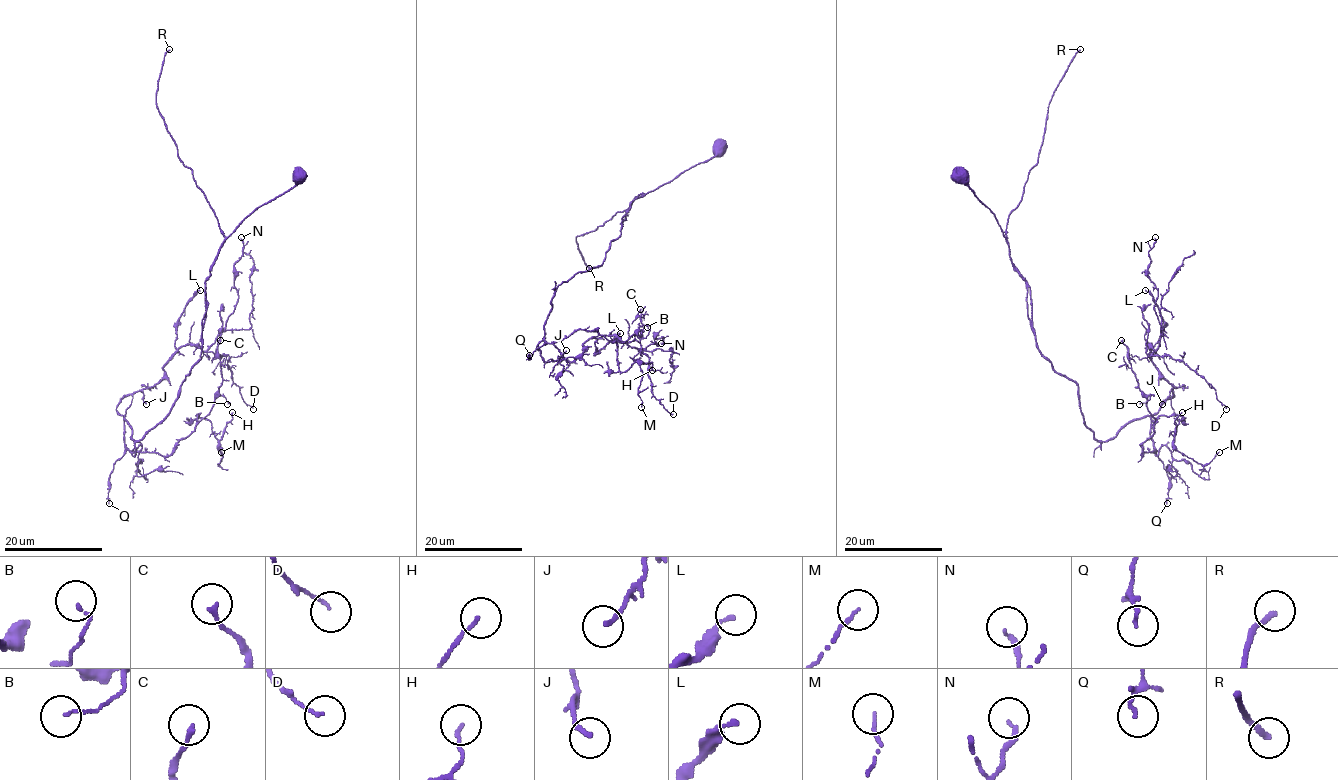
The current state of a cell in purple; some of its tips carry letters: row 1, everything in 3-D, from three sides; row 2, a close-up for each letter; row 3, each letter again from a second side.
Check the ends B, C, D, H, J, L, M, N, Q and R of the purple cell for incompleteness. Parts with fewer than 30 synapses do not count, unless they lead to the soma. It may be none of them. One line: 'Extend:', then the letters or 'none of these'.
Extend: R

